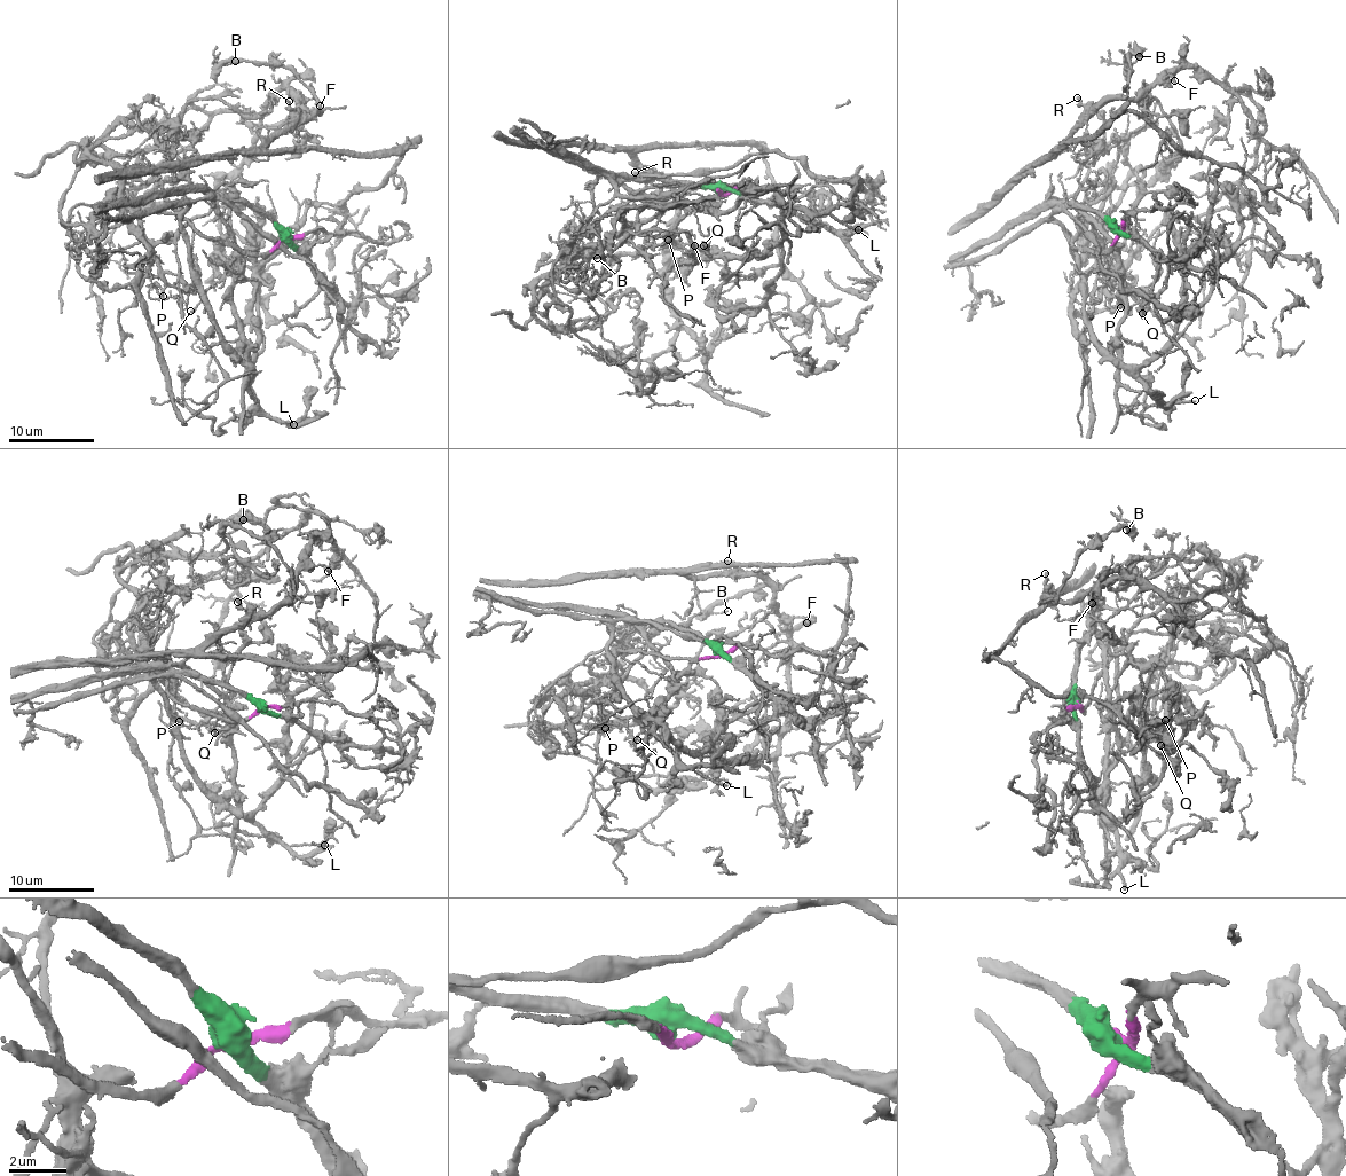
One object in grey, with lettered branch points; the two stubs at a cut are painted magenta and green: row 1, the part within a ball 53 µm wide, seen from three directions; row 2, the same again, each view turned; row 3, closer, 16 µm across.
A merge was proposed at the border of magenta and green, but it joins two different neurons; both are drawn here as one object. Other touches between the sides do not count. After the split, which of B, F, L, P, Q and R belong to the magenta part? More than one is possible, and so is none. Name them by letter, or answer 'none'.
P, Q

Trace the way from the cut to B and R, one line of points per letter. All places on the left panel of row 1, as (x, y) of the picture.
B: (284, 237), (242, 201), (61, 224), (143, 187), (218, 112), (294, 88), (320, 111), (288, 69), (235, 60)
R: (284, 237), (242, 201), (101, 232), (60, 222), (147, 183), (218, 112), (293, 87), (315, 112), (289, 100)

